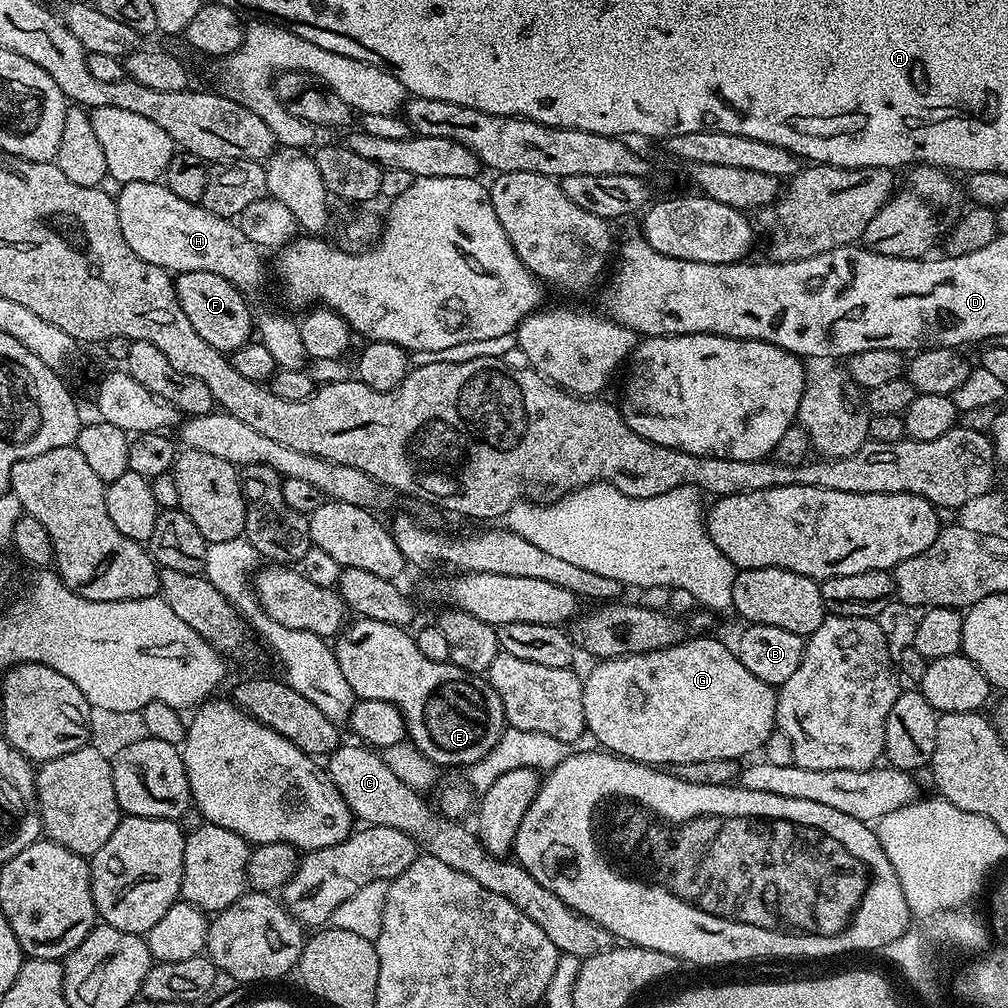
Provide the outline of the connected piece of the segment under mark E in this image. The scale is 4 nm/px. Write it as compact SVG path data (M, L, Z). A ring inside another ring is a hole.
M356 618L335 637L338 666L342 666L350 690L361 700L378 698L378 702L399 704L408 727L407 739L433 764L461 769L477 764L494 750L506 731L502 698L498 698L494 686L483 675L467 672L450 662L430 662L430 658L418 650L415 635L408 631L407 627L398 624Z

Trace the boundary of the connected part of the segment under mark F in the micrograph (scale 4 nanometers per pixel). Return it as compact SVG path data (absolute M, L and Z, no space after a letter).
M194 270L193 272L182 272L175 277L176 293L182 310L186 310L186 318L190 318L190 326L210 346L214 346L220 352L231 354L238 351L244 344L249 343L254 336L254 312L248 309L245 293L213 272L206 270Z

